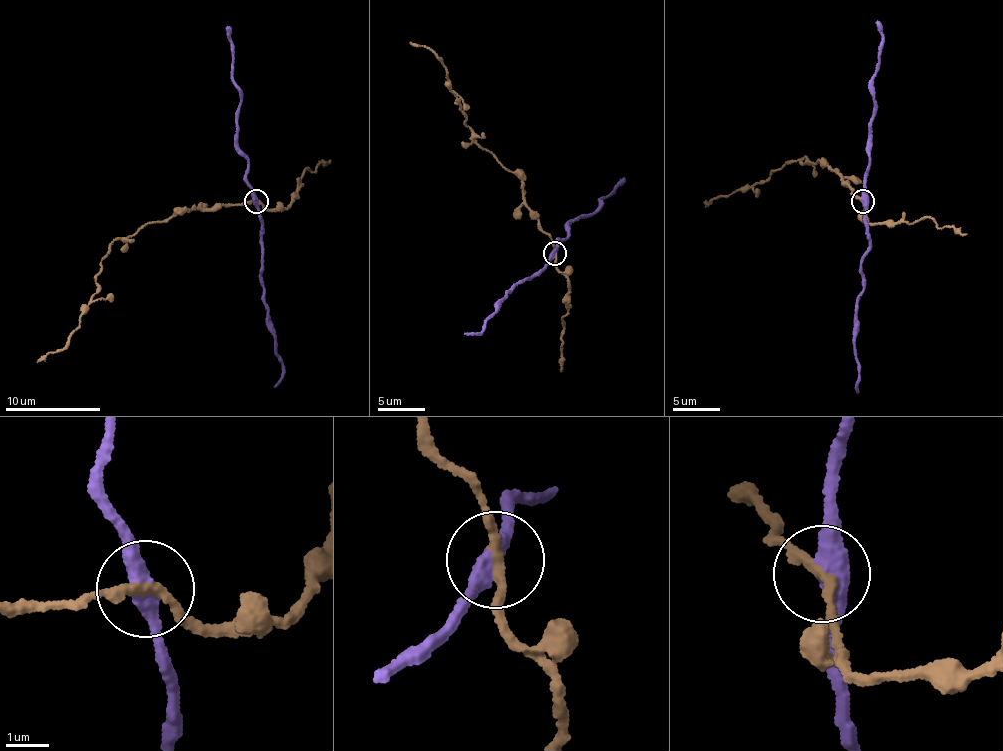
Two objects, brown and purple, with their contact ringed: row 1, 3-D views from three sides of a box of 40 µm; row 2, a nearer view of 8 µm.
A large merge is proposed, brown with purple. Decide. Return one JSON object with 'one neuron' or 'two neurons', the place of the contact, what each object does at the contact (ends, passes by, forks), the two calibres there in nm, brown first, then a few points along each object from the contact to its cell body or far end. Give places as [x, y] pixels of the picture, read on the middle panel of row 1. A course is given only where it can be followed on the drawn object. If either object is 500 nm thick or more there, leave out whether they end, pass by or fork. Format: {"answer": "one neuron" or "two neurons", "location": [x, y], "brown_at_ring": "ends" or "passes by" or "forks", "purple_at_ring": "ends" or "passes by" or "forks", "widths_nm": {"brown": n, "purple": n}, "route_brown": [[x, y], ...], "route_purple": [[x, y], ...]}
{"answer": "two neurons", "location": [554, 253], "brown_at_ring": "passes by", "purple_at_ring": "passes by", "widths_nm": {"brown": 240, "purple": 440}, "route_brown": [[555, 252], [552, 239], [525, 201], [515, 173], [481, 147], [466, 124], [447, 69], [425, 47], [408, 42]], "route_purple": [[553, 252], [542, 269], [509, 290], [493, 306], [496, 312], [485, 320], [481, 332], [474, 335], [464, 332]]}

